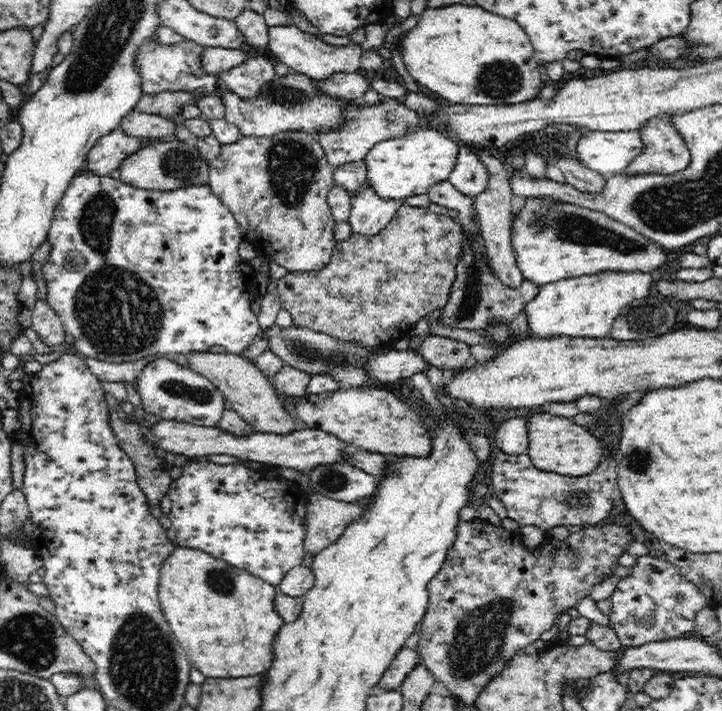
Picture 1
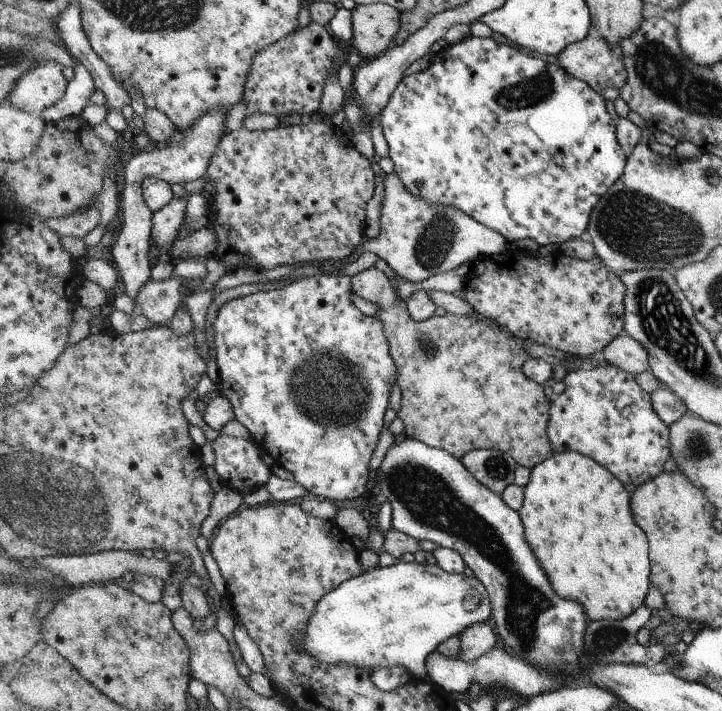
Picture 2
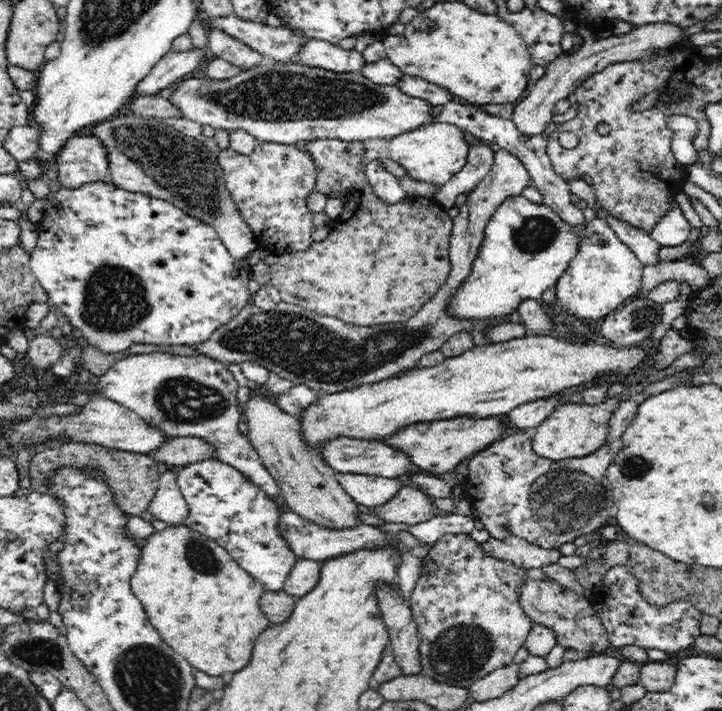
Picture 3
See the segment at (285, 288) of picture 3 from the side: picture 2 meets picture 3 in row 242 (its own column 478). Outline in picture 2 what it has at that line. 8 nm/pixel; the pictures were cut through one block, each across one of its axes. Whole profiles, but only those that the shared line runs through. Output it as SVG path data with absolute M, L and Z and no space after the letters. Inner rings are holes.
M374 266L351 277L351 287L358 296L379 306L376 316L383 322L392 358L398 366L401 405L397 418L403 422L404 434L431 447L449 451L459 459L476 449L498 449L511 454L518 465L533 469L549 457L553 450L547 434L551 400L544 395L543 385L523 373L523 364L532 358L524 339L515 337L479 313L445 313L444 316L434 315L428 320L416 322L386 274Z

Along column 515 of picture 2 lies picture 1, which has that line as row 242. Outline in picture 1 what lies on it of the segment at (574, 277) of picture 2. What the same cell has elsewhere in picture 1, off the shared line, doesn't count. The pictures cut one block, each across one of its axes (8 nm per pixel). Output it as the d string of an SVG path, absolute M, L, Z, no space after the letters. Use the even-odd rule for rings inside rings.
M284 133L270 137L246 137L235 144L223 145L216 160L209 163L209 186L212 193L218 197L222 204L227 206L227 210L236 219L240 227L243 238L250 242L263 256L274 261L274 263L287 269L288 272L318 272L318 269L326 268L330 264L332 251L337 240L334 238L333 226L336 220L333 219L332 211L328 206L328 192L336 186L333 177L334 169L328 163L325 151L319 144L315 136L304 133Z

